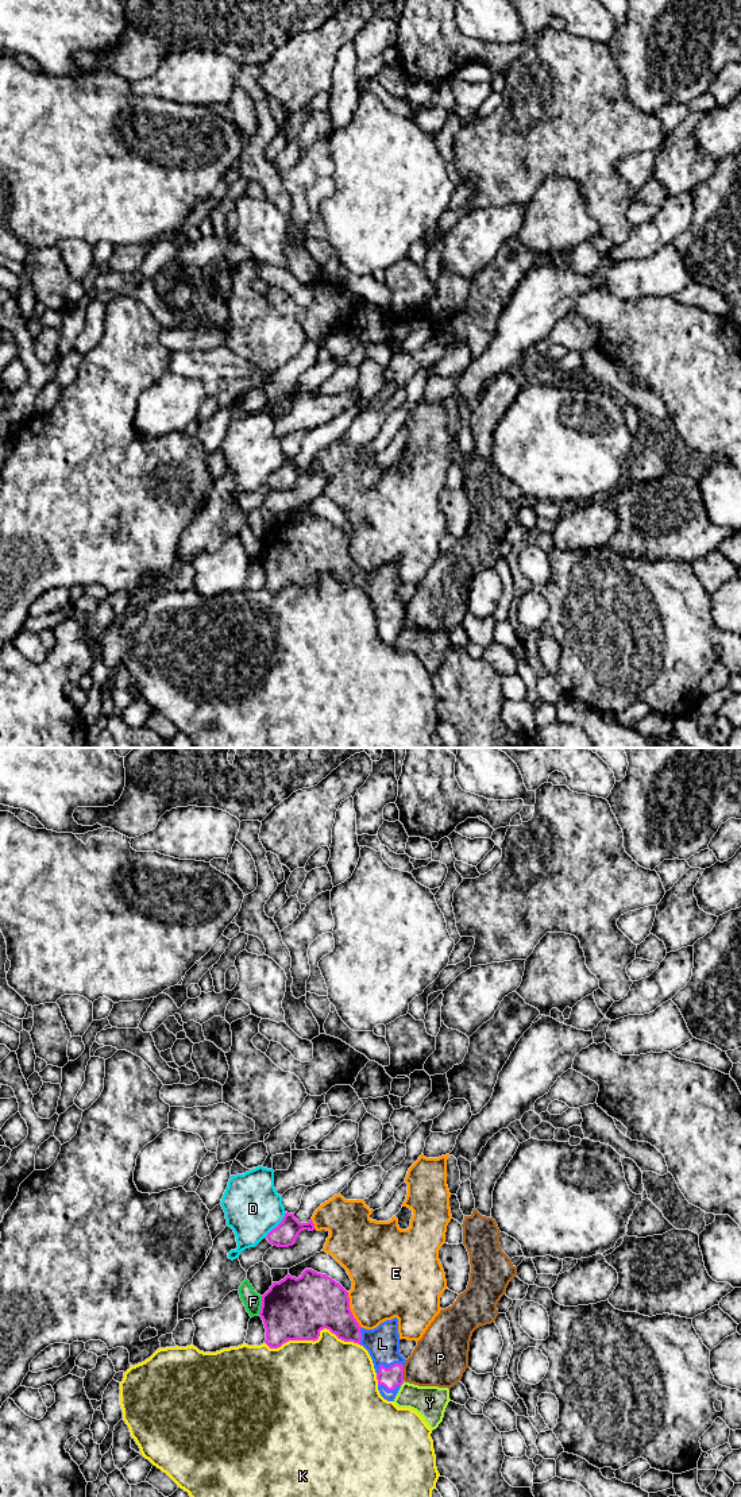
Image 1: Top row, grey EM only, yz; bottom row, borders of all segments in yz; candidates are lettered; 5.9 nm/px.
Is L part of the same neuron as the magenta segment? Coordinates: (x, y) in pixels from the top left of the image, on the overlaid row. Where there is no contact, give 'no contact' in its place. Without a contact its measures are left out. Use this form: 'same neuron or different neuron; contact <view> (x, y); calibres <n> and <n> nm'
same neuron; contact yz (389, 1368); calibres 120 and 200 nm

